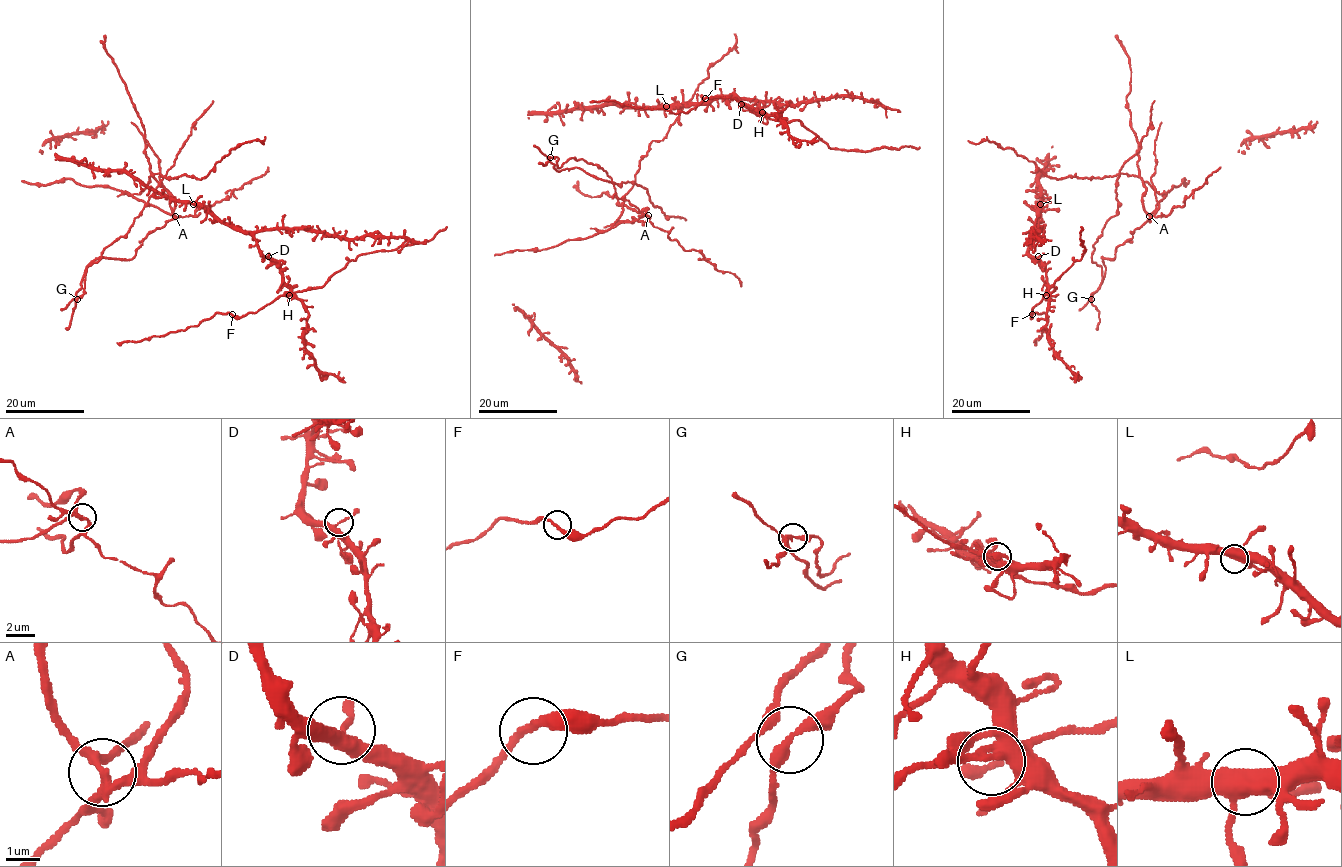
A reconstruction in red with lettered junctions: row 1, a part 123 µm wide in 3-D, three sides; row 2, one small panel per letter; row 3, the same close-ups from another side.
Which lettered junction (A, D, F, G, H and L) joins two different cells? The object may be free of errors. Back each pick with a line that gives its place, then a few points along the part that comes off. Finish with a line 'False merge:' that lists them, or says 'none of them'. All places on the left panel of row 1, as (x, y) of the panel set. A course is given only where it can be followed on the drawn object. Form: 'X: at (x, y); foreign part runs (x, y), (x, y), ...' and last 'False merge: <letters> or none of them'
A: at (175, 216); foreign part runs (174, 216), (174, 198), (151, 175), (205, 178), (231, 149), (255, 140), (263, 143), (261, 140)
False merge: A

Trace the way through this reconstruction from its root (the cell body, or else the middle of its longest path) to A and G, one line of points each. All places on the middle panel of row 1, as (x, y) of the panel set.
A: (631, 188), (623, 203), (637, 211), (647, 208), (647, 215)
G: (631, 188), (623, 203), (647, 208), (646, 215), (619, 198), (611, 182), (577, 167), (558, 171), (550, 157)

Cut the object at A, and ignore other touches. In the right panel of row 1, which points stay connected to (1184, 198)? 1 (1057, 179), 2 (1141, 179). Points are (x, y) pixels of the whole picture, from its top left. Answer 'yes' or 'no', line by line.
1: no
2: no

